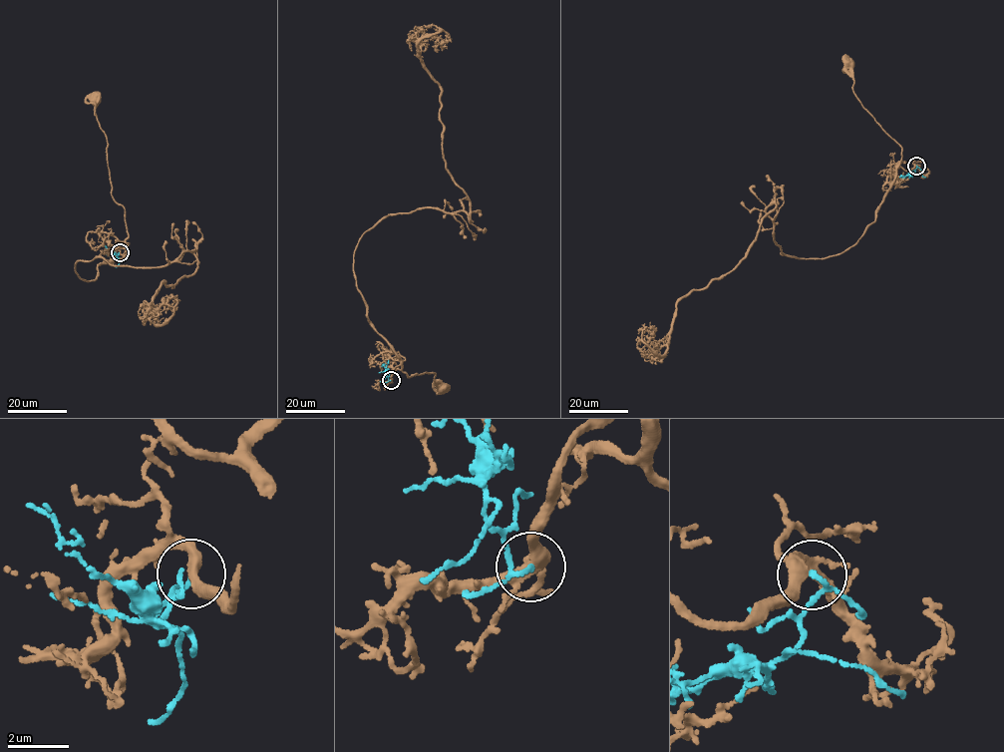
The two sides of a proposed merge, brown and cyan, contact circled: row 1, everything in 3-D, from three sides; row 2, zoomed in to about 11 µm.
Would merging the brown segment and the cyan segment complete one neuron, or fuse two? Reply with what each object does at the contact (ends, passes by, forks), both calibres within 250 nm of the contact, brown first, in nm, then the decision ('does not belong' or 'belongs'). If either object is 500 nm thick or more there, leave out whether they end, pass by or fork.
brown passes by; cyan passes by; calibres 360 and 110 nm; does not belong

